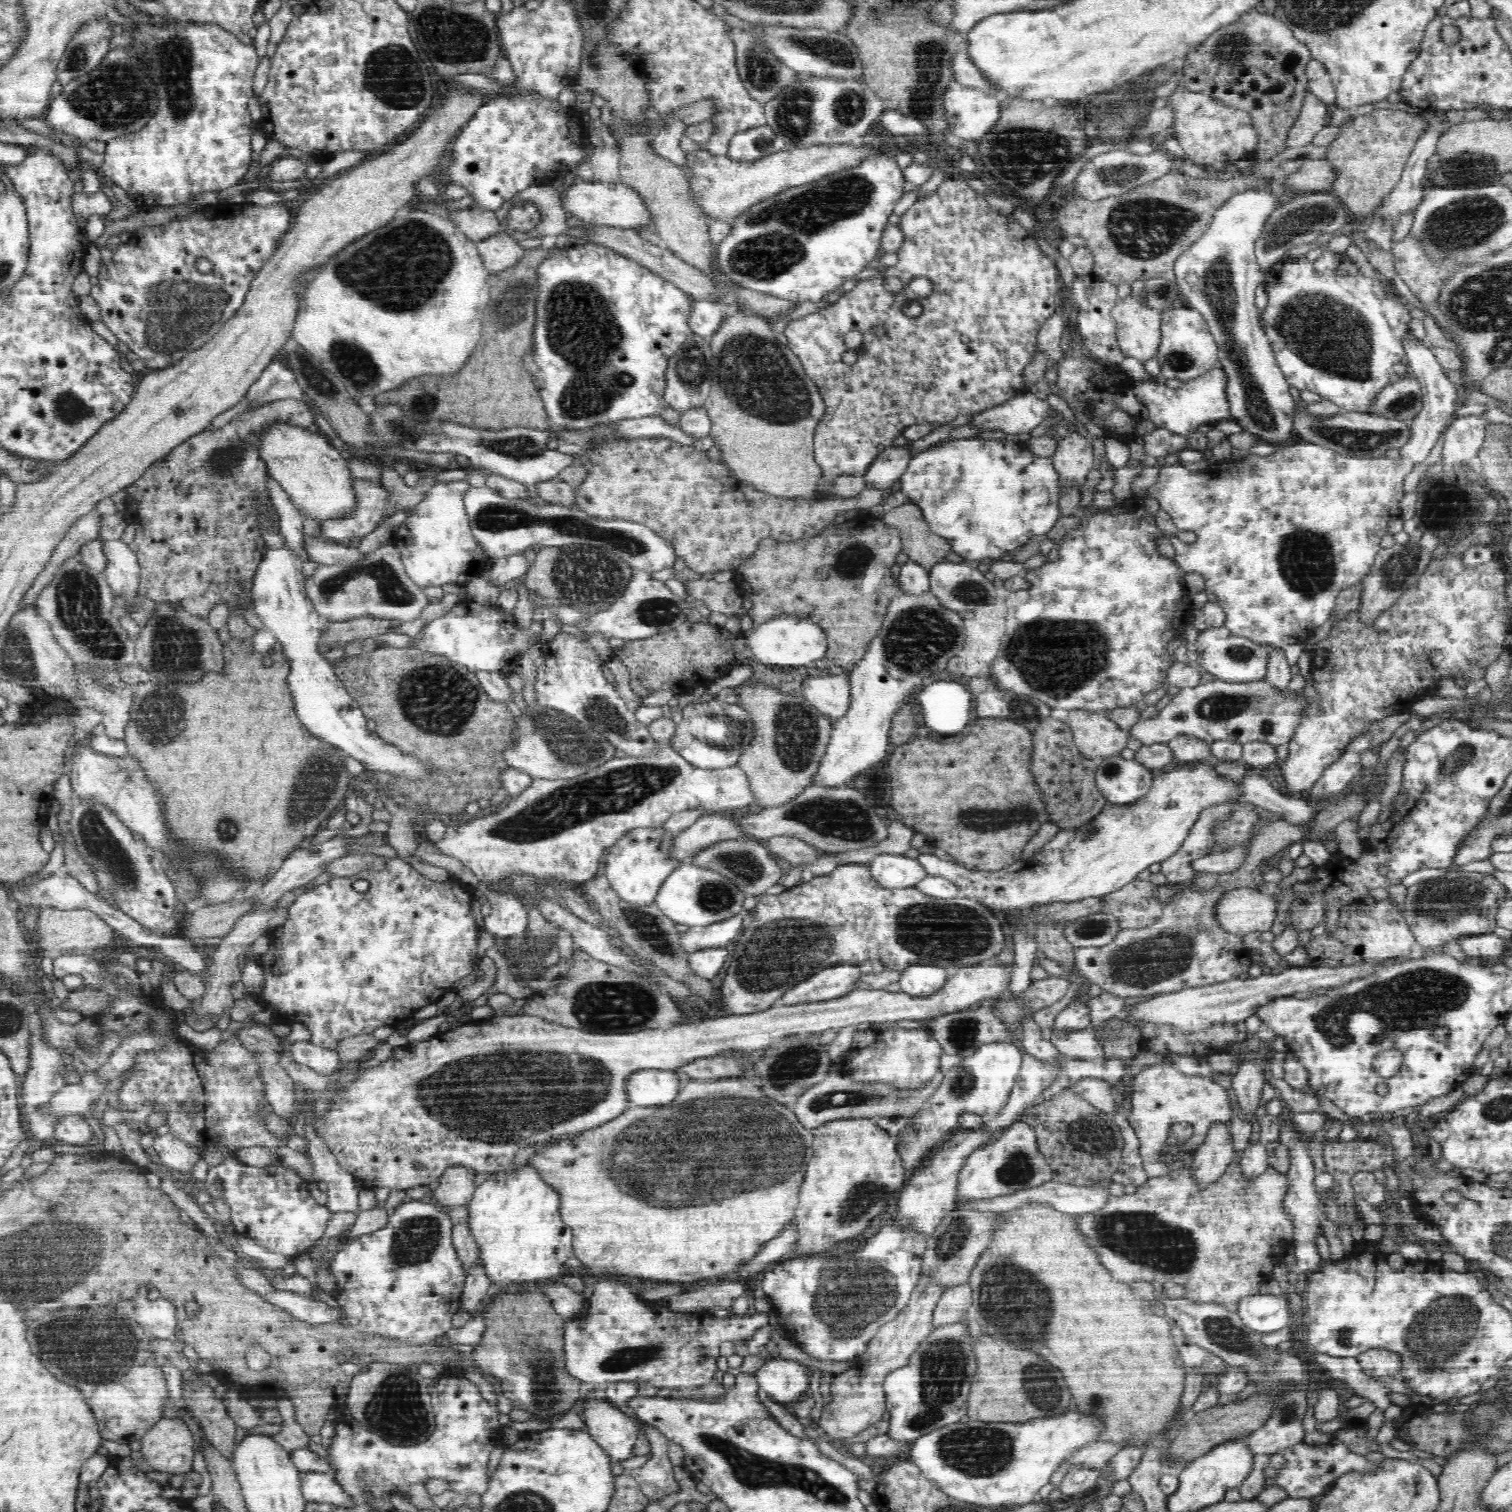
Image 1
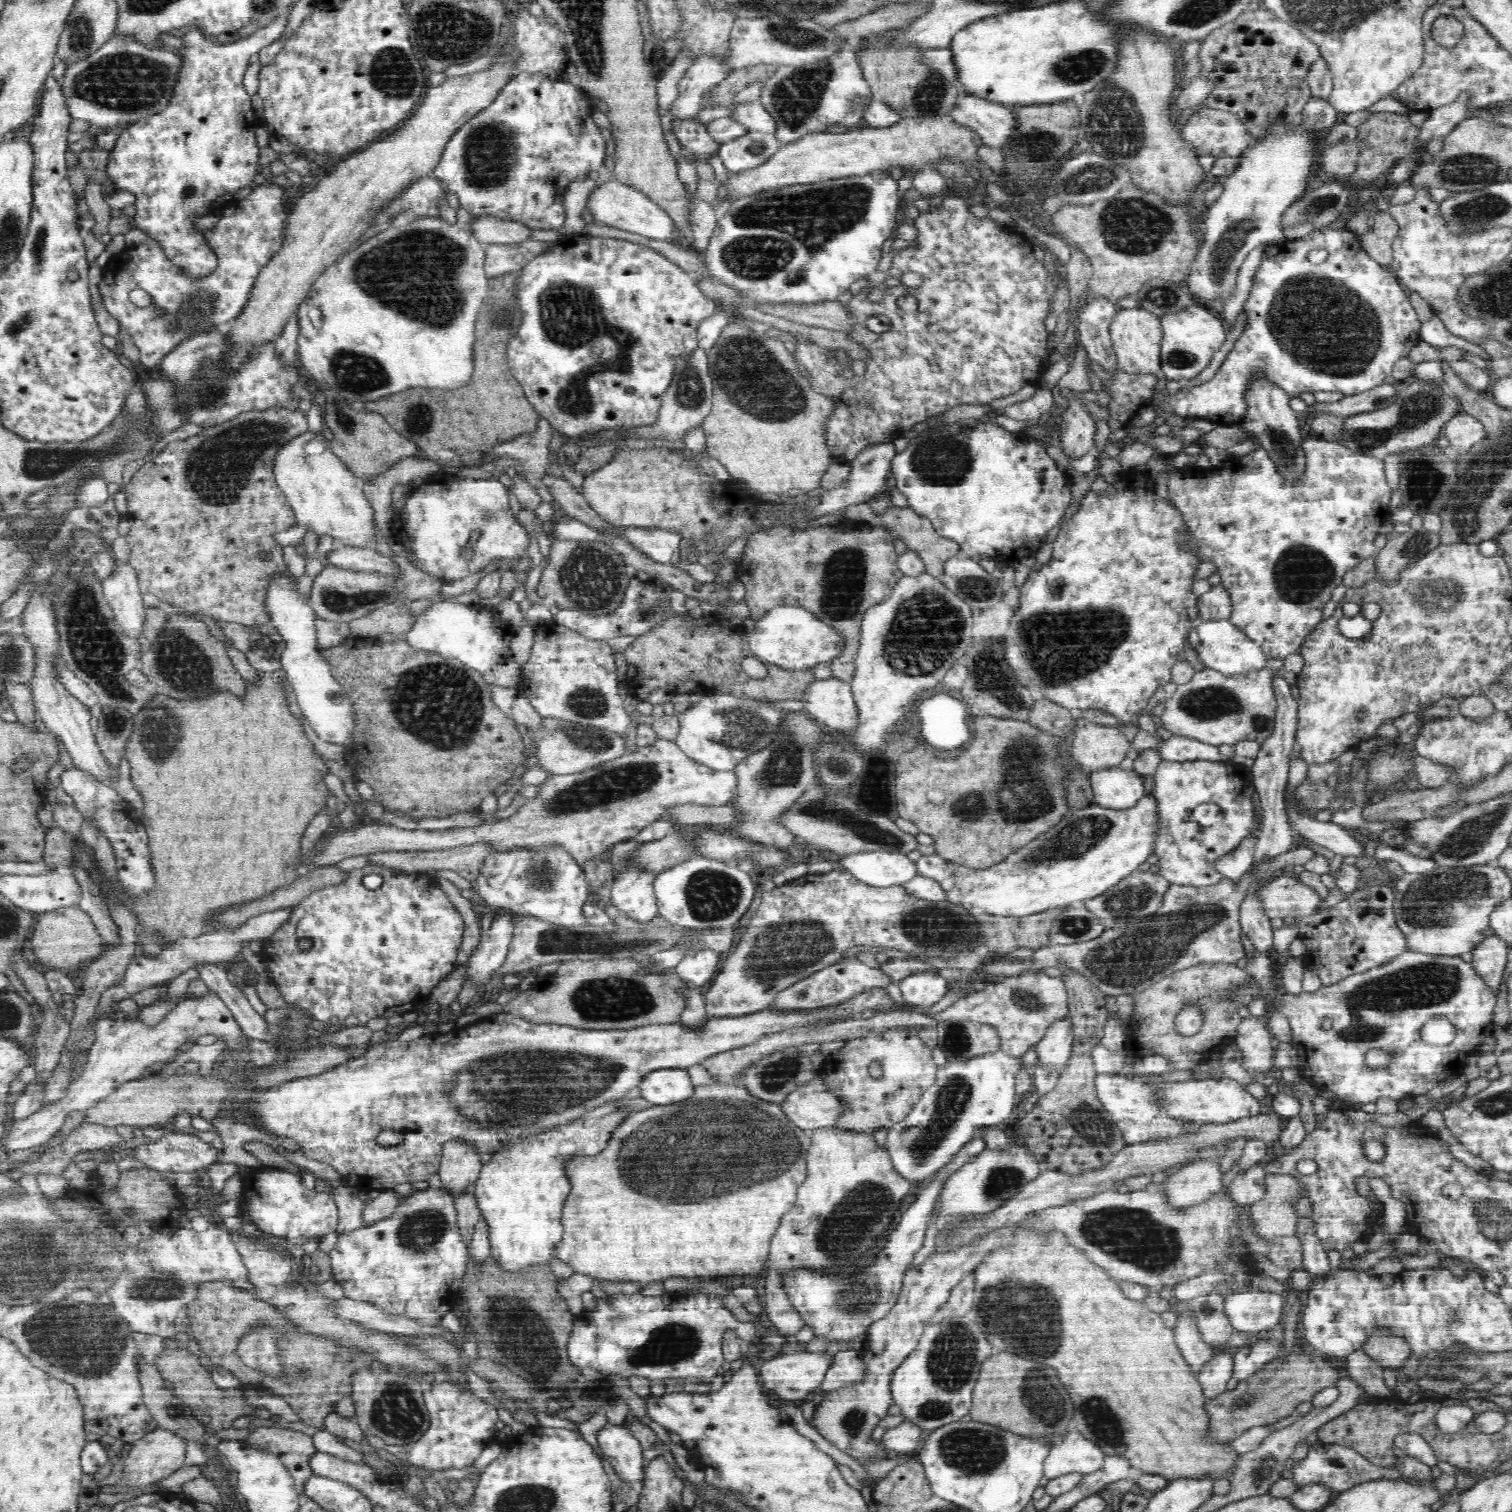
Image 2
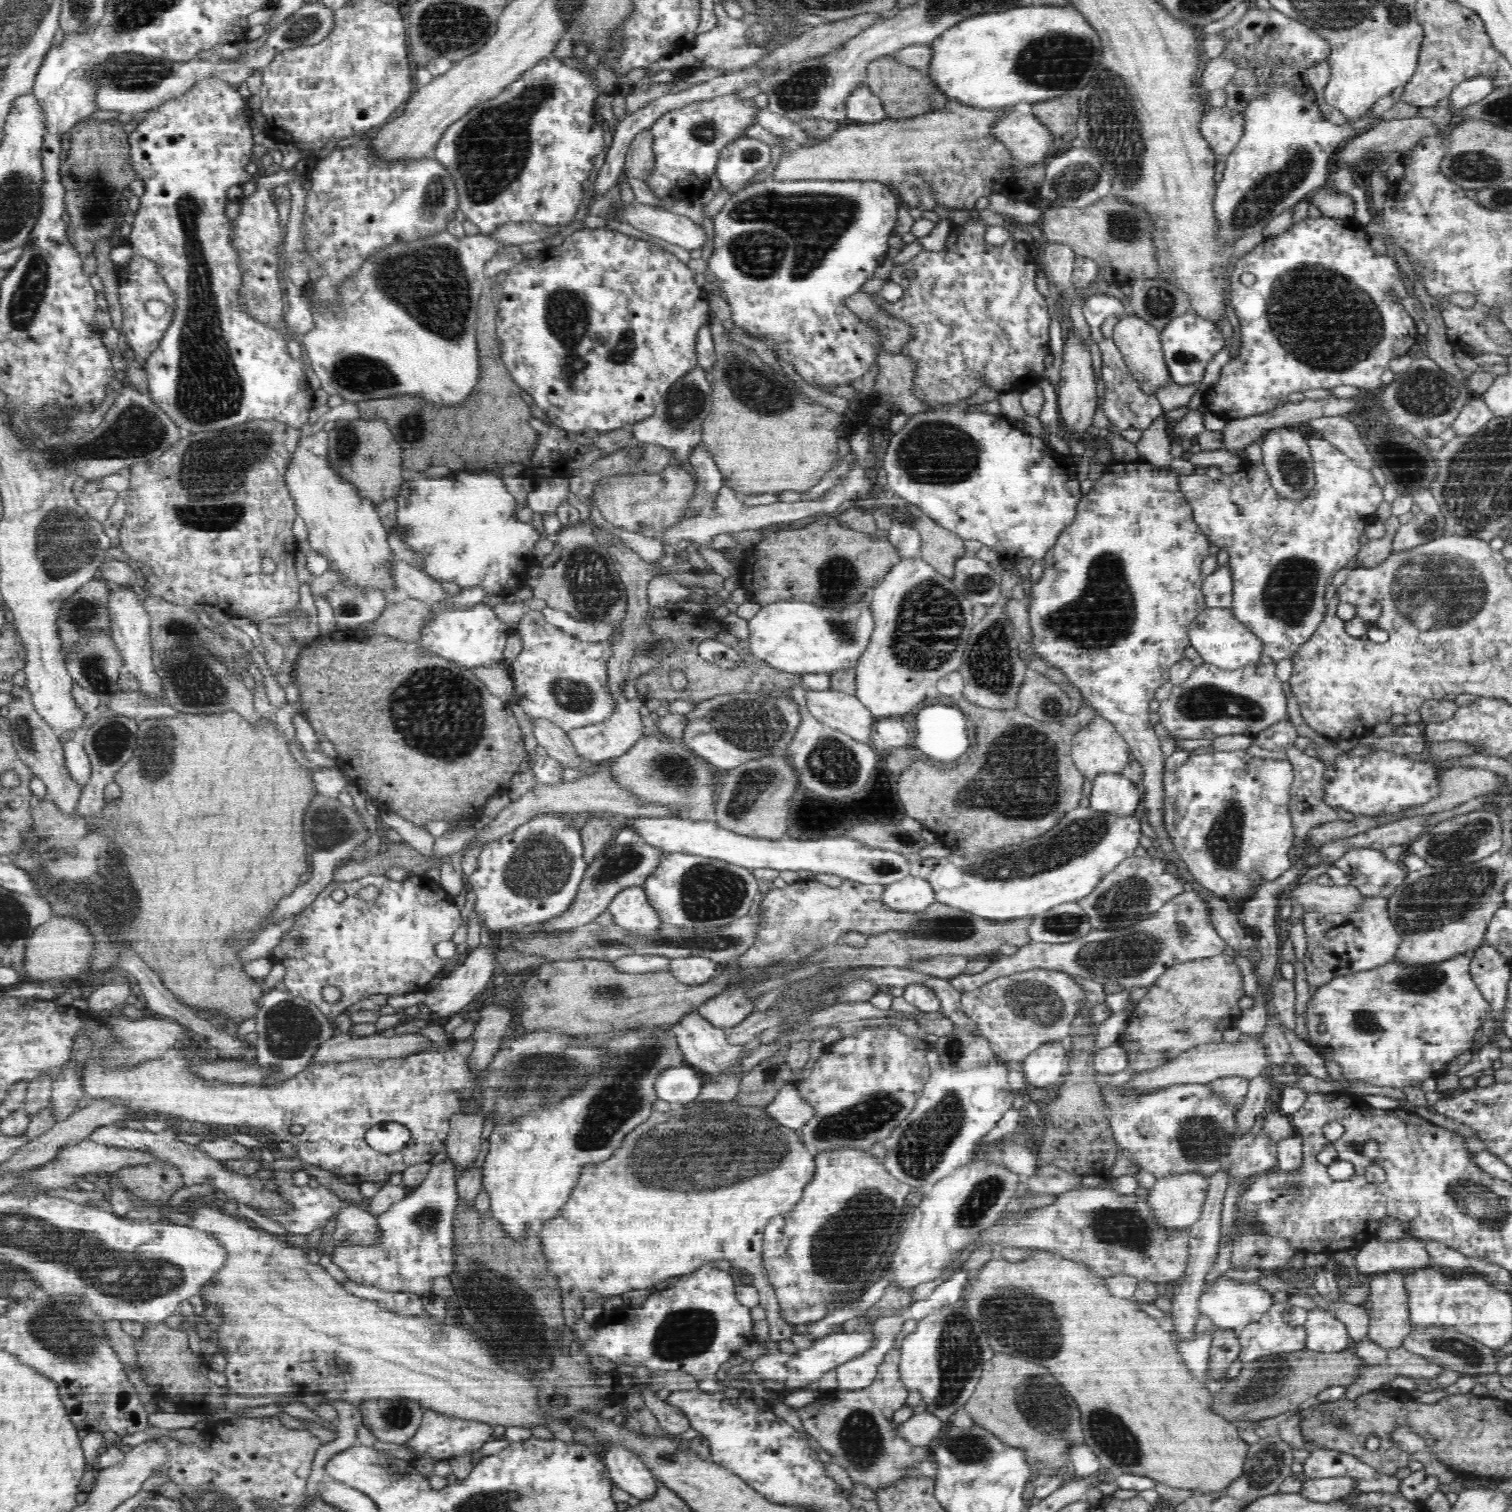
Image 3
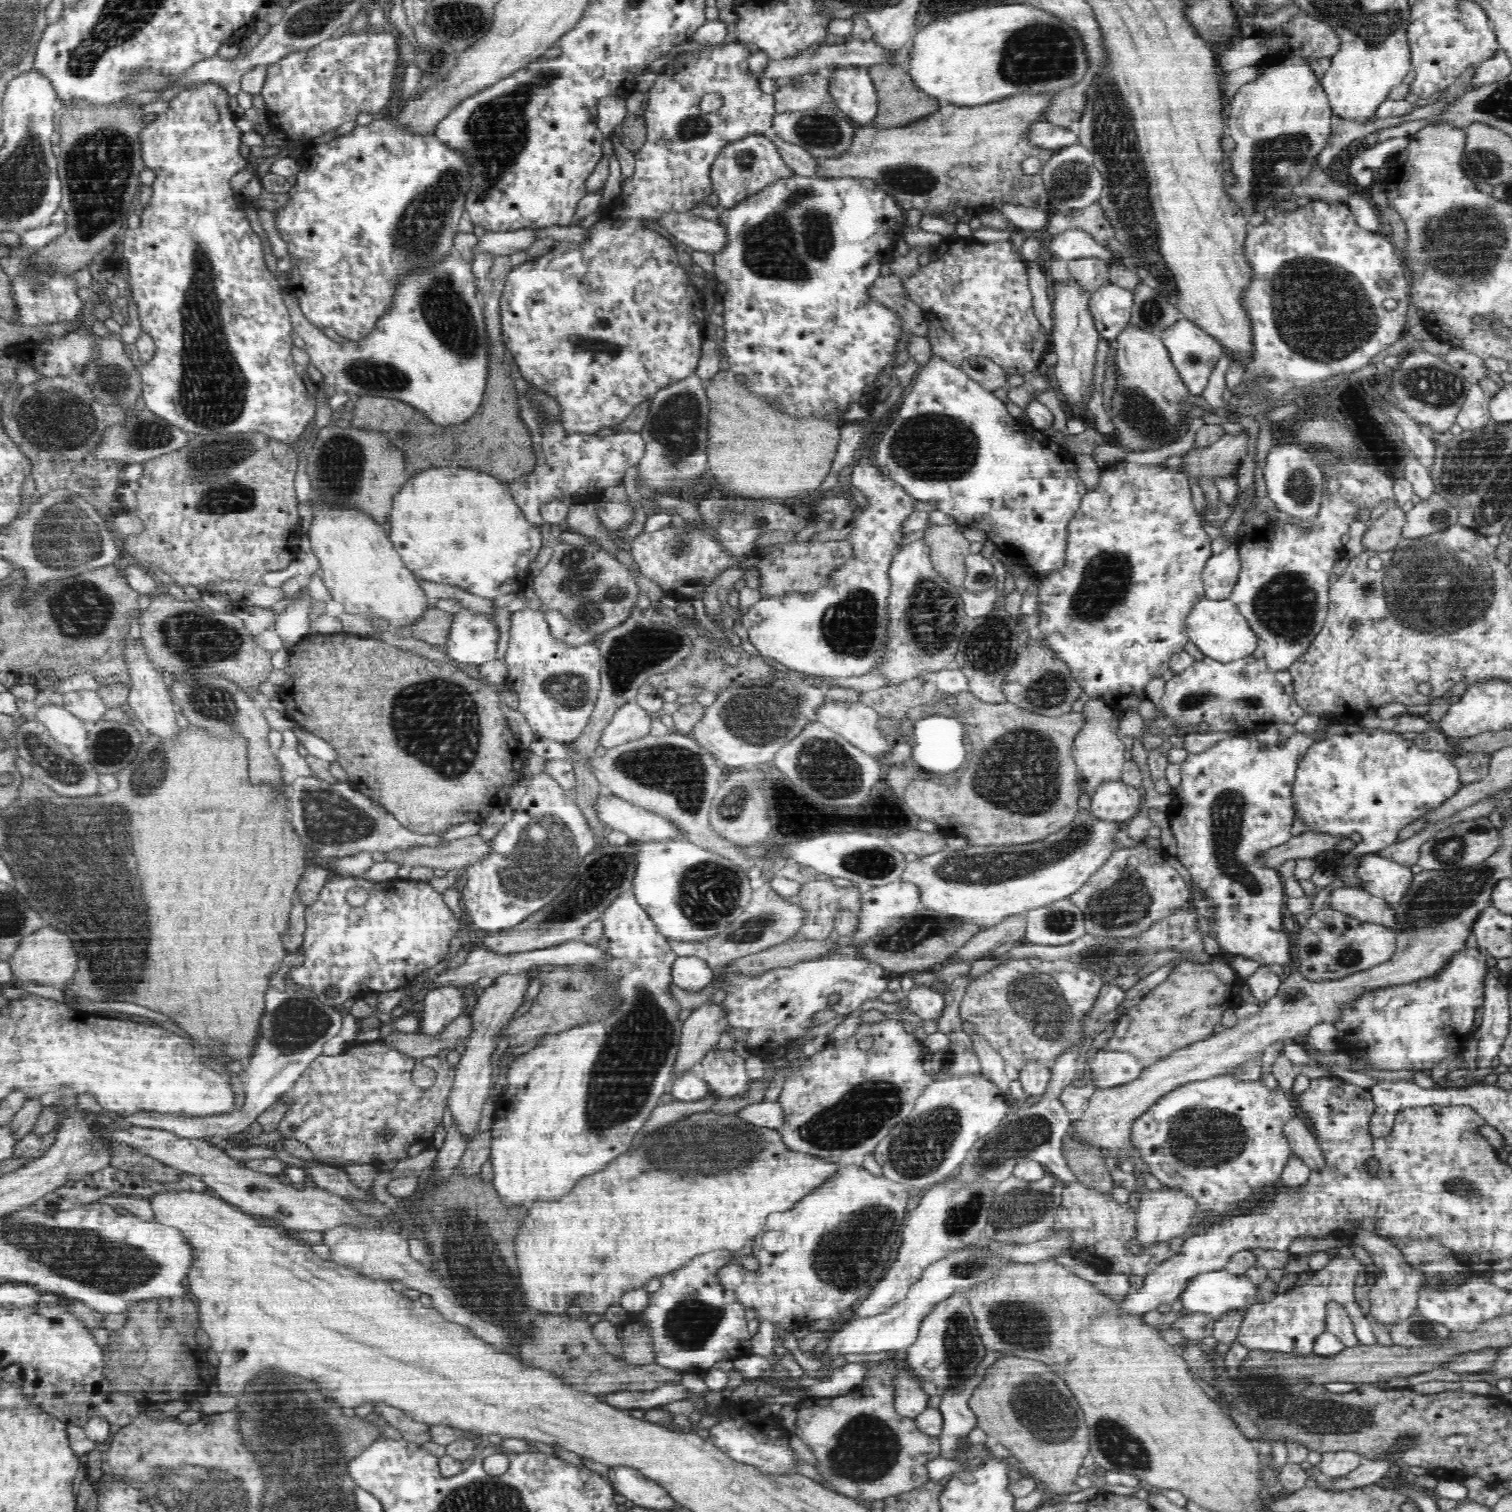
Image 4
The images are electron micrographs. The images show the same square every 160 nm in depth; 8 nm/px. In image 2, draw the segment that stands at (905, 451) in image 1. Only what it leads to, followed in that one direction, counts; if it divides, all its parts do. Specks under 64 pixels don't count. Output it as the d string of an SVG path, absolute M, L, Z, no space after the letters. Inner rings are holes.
M882 442L874 446L868 446L866 450L858 452L856 458L850 462L850 474L848 478L844 480L842 486L838 488L832 488L832 490L826 490L821 494L820 504L806 512L806 518L812 523L815 523L824 515L833 514L836 511L842 511L846 506L868 503L873 500L873 496L876 496L882 488L886 488L884 482L886 482L886 476L891 471L891 460L894 458L896 448L894 443Z

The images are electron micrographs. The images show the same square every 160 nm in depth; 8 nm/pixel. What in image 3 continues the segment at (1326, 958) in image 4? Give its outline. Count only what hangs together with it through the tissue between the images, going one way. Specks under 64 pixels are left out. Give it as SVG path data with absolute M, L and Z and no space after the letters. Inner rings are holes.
M1365 896L1357 911L1342 913L1307 912L1303 914L1303 925L1307 938L1307 951L1303 958L1307 982L1315 990L1337 977L1353 975L1360 971L1389 963L1395 958L1401 942L1392 921L1389 919L1389 900Z

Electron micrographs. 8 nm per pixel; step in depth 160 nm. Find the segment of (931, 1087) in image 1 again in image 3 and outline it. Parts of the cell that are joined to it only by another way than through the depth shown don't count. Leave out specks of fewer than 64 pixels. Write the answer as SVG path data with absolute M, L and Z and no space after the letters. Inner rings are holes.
M786 1084L764 1110L776 1122L797 1132L813 1116L810 1106L799 1098L795 1084Z

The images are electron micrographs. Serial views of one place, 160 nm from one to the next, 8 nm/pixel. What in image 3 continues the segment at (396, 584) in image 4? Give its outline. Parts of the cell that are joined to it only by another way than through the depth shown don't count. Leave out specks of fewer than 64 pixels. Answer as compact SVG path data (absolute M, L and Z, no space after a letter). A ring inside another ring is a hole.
M324 429L313 435L302 435L286 472L286 483L288 483L289 492L292 493L295 504L297 504L298 516L303 518L307 526L308 542L312 550L330 561L330 566L334 570L340 570L344 576L350 576L344 580L346 586L370 586L370 589L379 590L379 592L394 590L396 581L394 581L392 566L397 557L392 553L388 541L386 541L387 532L383 522L378 516L375 505L358 495L354 486L343 482L342 478L338 478L338 475L330 470L330 466L327 466L327 444L327 432Z

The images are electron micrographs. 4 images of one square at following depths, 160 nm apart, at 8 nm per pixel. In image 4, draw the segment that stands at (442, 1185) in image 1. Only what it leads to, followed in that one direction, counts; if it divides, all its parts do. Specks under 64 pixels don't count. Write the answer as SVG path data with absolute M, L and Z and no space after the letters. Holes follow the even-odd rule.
M526 972L518 973L500 973L496 976L496 984L486 988L484 996L480 996L469 1018L471 1019L473 1032L465 1042L465 1052L461 1054L461 1059L455 1067L455 1079L453 1087L447 1097L447 1107L452 1112L453 1122L457 1124L457 1130L470 1138L470 1134L474 1132L474 1128L478 1128L486 1098L490 1094L490 1086L492 1086L492 1054L496 1052L498 1046L495 1036L513 1018L514 1012L520 1008L524 1001L524 994L528 989L528 982L532 978L528 978Z

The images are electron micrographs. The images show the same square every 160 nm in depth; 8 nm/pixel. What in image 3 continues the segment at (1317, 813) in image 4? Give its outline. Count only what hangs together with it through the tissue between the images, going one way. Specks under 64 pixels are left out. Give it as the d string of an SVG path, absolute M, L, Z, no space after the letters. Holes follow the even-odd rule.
M1376 752L1364 758L1340 756L1334 766L1328 766L1324 779L1324 801L1328 806L1367 818L1388 818L1418 808L1438 796L1438 774L1434 764L1402 758L1392 752Z

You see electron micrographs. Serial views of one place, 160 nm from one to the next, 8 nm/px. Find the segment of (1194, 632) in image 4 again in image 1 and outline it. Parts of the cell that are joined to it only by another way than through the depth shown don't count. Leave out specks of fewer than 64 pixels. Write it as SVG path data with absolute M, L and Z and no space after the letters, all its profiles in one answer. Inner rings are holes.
M1225 625L1203 629L1199 632L1196 642L1200 652L1198 660L1200 668L1215 677L1231 683L1250 682L1265 678L1269 659L1265 647L1243 636L1235 635Z

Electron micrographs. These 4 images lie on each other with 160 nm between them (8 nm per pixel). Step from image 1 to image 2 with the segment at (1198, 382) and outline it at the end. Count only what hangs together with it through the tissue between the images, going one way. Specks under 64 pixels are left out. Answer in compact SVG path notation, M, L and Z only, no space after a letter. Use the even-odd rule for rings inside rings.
M1332 228L1314 229L1312 234L1294 240L1294 242L1282 242L1282 246L1263 247L1258 253L1260 256L1260 266L1256 268L1254 276L1251 277L1251 292L1248 294L1248 302L1246 304L1246 312L1248 312L1248 324L1244 328L1244 334L1241 334L1235 341L1233 349L1227 354L1221 368L1216 372L1212 380L1208 380L1198 386L1190 387L1187 382L1181 382L1181 389L1175 394L1168 393L1166 387L1162 390L1154 388L1151 398L1156 398L1162 405L1162 410L1169 415L1180 416L1180 418L1194 418L1194 420L1208 420L1217 425L1240 425L1244 418L1245 412L1248 410L1248 401L1246 401L1246 392L1250 388L1250 384L1259 379L1270 382L1273 386L1282 387L1287 395L1296 397L1302 392L1316 392L1323 390L1324 392L1342 392L1344 396L1354 396L1360 392L1366 392L1371 388L1380 386L1386 382L1386 376L1392 373L1394 364L1408 356L1408 352L1421 341L1420 328L1421 322L1418 321L1416 312L1410 304L1408 292L1401 287L1399 280L1396 280L1391 268L1382 266L1378 262L1370 258L1366 253L1362 244L1358 244L1356 240L1359 238L1352 234L1348 228L1346 230L1332 230ZM1316 248L1323 248L1328 252L1328 259L1322 264L1312 264L1308 261L1308 254Z

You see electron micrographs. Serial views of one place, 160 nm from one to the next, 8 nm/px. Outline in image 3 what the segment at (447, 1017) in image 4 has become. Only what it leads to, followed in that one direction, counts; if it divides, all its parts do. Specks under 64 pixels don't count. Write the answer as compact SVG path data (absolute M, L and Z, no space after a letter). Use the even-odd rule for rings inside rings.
M478 945L468 953L463 964L458 965L445 979L439 982L440 985L435 990L387 996L387 1004L395 1009L408 1008L414 1004L426 1004L432 1012L442 1017L451 1017L457 1013L463 1013L465 1006L468 1006L474 1000L476 994L484 991L488 982L492 980L492 976L497 974L495 965L494 951L486 945Z

